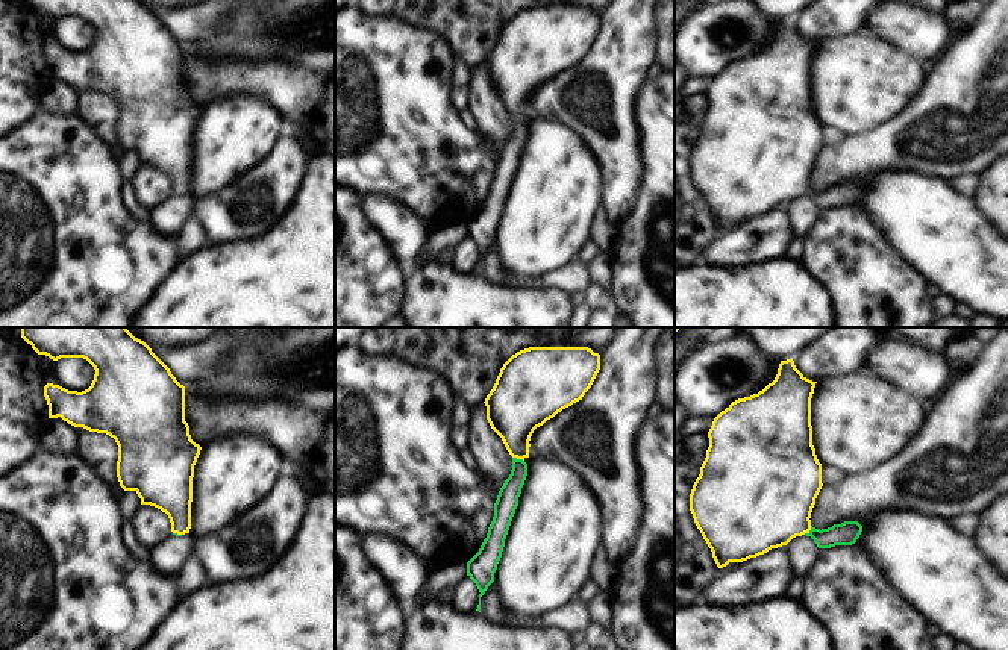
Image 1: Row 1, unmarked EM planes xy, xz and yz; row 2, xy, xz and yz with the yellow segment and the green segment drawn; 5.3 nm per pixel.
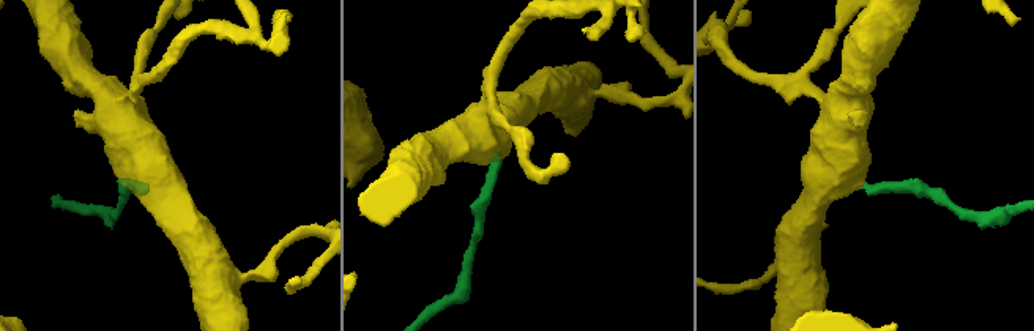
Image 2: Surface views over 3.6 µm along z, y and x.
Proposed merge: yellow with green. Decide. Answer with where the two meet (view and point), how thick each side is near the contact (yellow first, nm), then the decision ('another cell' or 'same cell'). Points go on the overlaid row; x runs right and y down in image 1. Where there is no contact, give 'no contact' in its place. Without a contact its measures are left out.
contact xz (519, 458); calibres 300 and 120 nm; same cell

